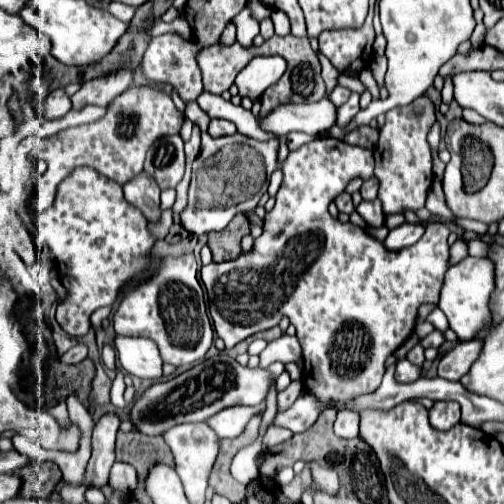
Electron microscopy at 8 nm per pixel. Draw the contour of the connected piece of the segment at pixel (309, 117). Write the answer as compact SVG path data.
M329 99L303 105L277 105L267 117L257 117L259 127L271 135L287 135L301 131L319 135L335 125L335 105Z

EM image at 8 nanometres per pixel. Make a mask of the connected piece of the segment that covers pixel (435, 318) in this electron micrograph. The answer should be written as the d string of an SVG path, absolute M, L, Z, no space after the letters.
M435 307L429 315L427 315L427 319L425 321L429 321L435 329L439 329L439 331L445 331L447 327L449 327L449 323L447 323L447 317L443 315L443 311L439 309L439 307Z

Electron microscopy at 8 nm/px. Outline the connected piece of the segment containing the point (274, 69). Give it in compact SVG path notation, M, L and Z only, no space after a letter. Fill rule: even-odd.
M253 57L245 69L239 71L235 85L239 87L241 97L249 97L257 101L267 87L279 81L279 77L285 73L287 65L283 57Z

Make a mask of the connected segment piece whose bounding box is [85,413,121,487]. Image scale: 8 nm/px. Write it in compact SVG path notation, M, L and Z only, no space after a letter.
M117 413L103 415L93 429L93 455L87 465L87 481L91 485L105 485L109 481L109 469L115 463L115 435L121 419Z

